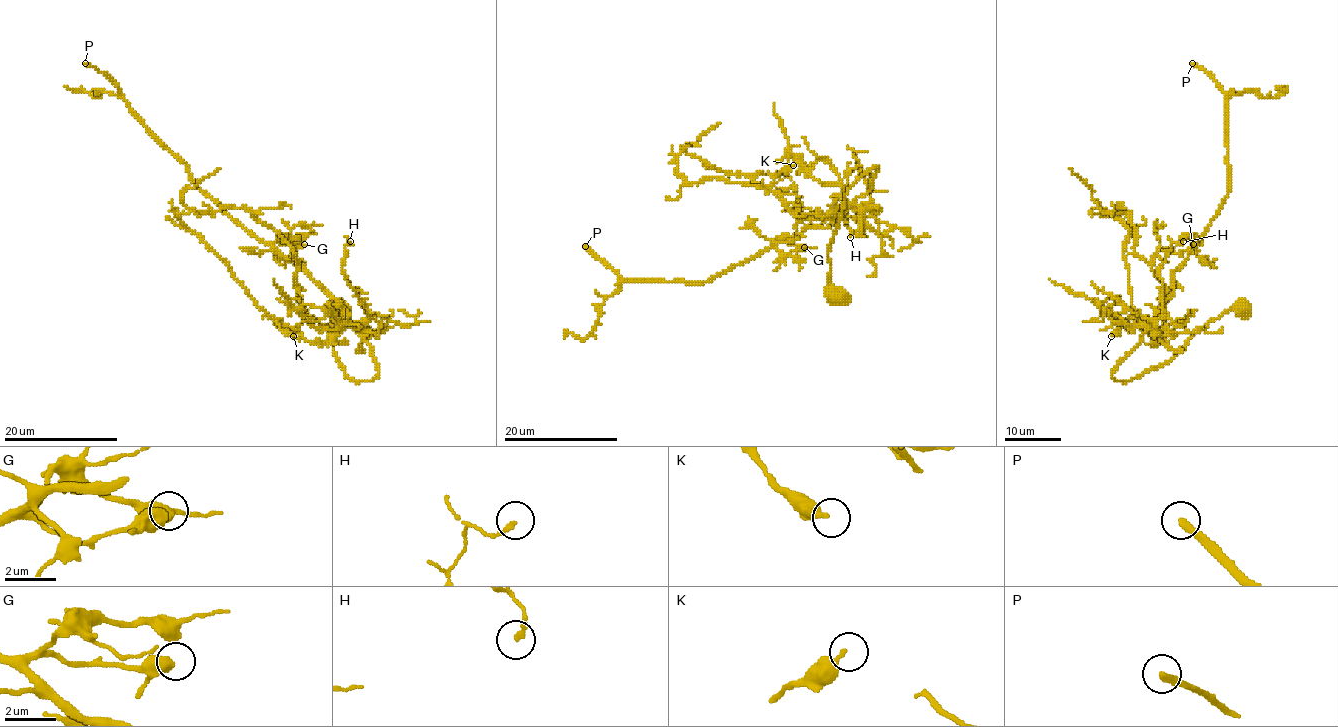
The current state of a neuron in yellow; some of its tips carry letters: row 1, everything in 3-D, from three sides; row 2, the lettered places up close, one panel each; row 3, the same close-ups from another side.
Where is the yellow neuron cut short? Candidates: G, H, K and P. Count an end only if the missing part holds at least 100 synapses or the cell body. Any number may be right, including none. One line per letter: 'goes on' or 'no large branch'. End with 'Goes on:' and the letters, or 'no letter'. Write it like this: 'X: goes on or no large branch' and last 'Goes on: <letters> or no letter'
G: no large branch
H: no large branch
K: no large branch
P: goes on
Goes on: P

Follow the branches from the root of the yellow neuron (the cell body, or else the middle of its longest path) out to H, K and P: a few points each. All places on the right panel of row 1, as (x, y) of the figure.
H: (1242, 306), (1211, 319), (1167, 362), (1114, 379), (1163, 312), (1159, 267), (1183, 241)
K: (1242, 306), (1125, 381), (1112, 370), (1149, 326), (1160, 342), (1162, 332), (1131, 318), (1111, 336)
P: (1242, 306), (1211, 319), (1167, 362), (1114, 379), (1228, 190), (1225, 93), (1192, 63)

